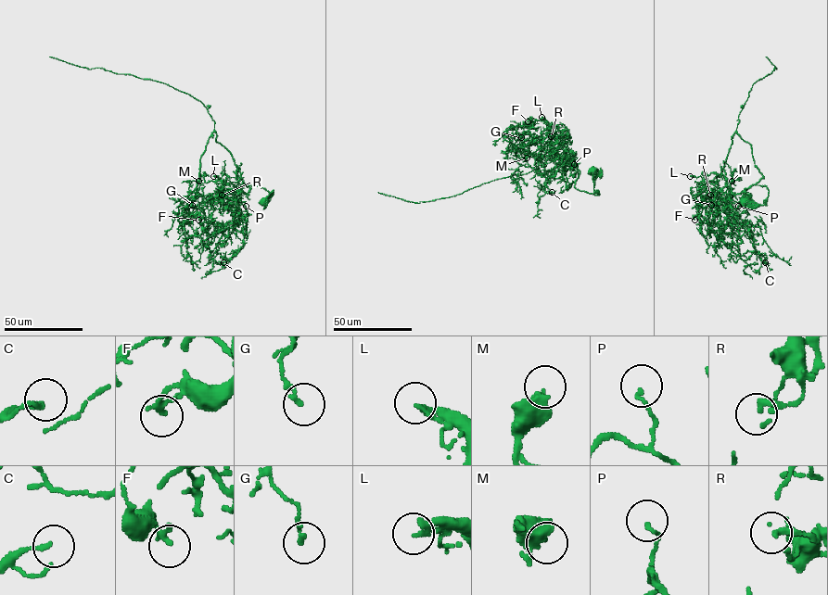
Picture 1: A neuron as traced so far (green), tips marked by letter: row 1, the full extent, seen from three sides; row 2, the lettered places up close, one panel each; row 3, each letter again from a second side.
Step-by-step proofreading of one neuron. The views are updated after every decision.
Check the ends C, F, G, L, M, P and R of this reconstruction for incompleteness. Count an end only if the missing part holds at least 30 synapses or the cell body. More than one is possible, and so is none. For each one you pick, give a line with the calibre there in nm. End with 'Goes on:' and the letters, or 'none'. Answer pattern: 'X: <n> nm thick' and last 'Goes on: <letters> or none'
Goes on: none

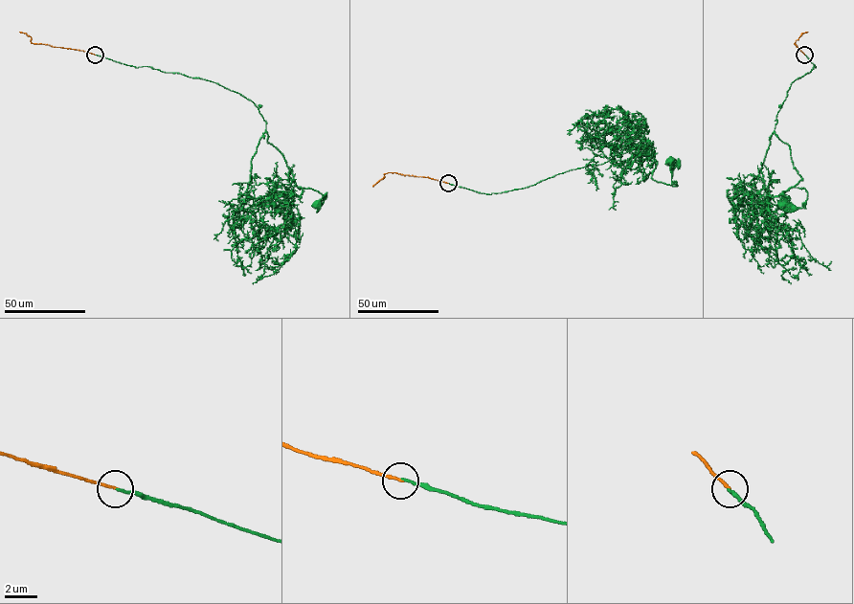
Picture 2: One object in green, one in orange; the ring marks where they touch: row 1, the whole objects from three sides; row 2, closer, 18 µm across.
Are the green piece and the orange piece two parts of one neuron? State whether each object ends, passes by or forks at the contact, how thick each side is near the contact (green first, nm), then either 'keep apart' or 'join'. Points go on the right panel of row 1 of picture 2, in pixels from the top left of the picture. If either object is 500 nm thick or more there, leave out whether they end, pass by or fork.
green ends there; orange ends there; 140 nm thick on the green side, 170 nm on the other; join

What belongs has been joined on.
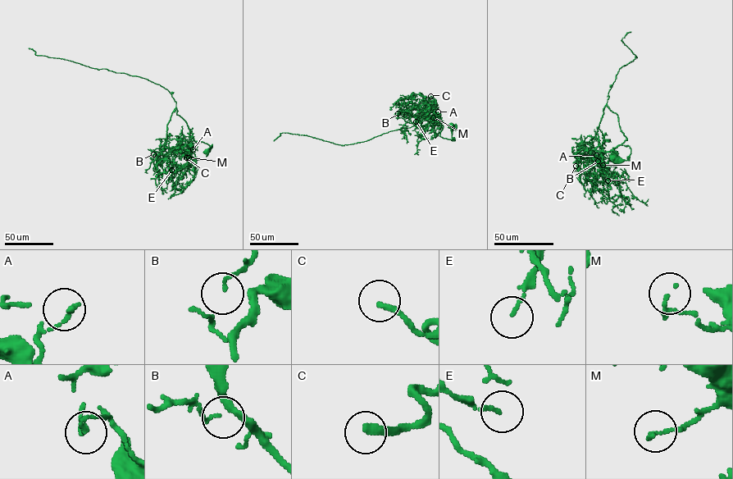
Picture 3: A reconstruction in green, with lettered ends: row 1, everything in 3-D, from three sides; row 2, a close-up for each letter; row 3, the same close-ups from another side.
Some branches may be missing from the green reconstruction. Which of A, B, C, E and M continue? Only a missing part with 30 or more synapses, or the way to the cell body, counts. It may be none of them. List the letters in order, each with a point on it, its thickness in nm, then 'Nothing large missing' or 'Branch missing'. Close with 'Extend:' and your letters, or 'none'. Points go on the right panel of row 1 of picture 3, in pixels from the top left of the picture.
A: Place: (596, 155). Thickness 150 nm. Nothing large missing
B: Place: (598, 161). Thickness 100 nm. Nothing large missing
C: Place: (575, 166). Thickness 260 nm. Branch missing
E: Place: (607, 180). Thickness 110 nm. Nothing large missing
M: Place: (603, 165). Thickness 130 nm. Nothing large missing
Extend: C

